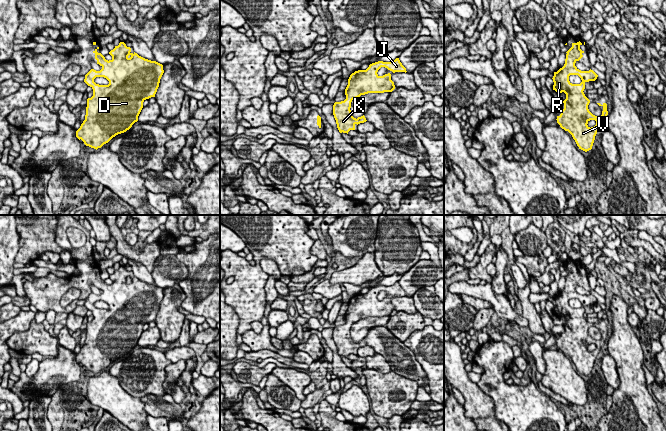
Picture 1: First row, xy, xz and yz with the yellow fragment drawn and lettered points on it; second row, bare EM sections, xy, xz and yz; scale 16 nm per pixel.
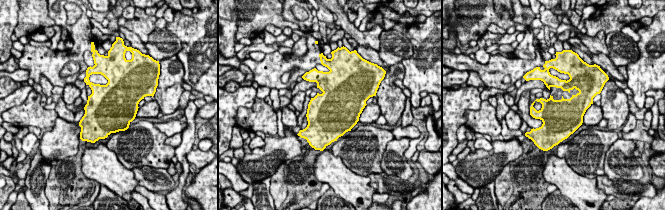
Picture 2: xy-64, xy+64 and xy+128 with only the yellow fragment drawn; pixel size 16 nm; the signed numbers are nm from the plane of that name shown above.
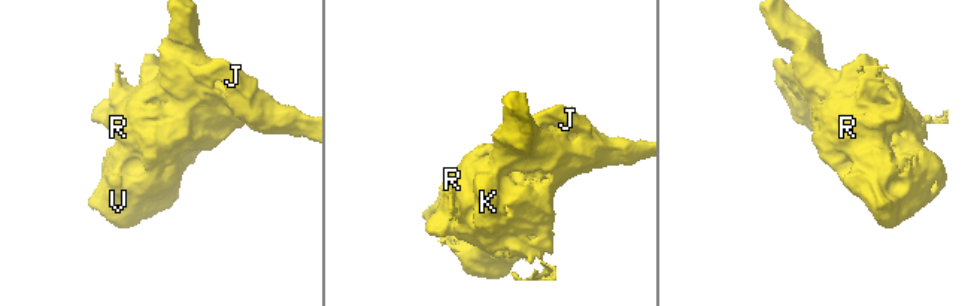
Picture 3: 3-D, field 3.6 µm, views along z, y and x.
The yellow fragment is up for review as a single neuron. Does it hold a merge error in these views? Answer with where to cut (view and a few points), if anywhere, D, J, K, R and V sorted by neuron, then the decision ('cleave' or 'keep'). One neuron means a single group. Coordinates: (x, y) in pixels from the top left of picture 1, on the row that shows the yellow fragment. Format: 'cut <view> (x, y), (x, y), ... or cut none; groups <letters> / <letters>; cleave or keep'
cut none; groups D J K R V; keep

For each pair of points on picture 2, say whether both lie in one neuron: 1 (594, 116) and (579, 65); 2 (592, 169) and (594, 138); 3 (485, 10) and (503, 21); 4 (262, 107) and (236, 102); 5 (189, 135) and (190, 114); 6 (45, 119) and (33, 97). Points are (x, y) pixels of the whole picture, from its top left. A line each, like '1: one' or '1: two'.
1: two
2: one
3: one
4: two
5: one
6: one

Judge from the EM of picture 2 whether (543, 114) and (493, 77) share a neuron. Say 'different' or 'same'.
same

